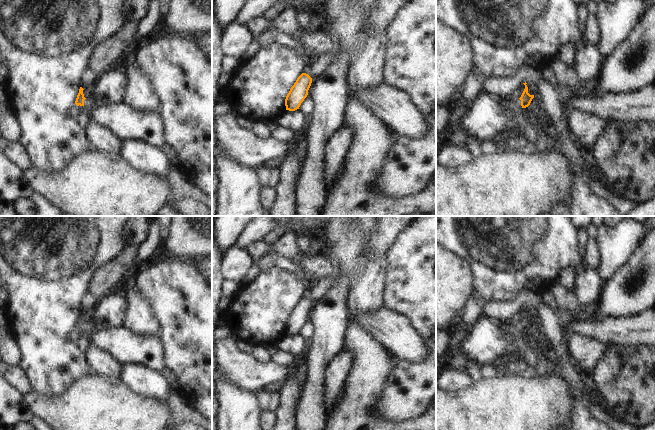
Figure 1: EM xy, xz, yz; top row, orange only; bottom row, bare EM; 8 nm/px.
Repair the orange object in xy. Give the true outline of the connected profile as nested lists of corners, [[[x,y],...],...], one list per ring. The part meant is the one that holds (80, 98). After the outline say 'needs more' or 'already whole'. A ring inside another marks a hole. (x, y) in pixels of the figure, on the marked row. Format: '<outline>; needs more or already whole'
[[[80,87],[79,93],[78,93],[76,101],[75,101],[75,104],[77,106],[79,106],[79,105],[84,106],[87,109],[92,110],[95,106],[94,98],[93,97],[85,98],[84,94],[83,94],[83,90],[84,89],[82,87]]]; needs more

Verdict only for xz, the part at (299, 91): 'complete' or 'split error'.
split error

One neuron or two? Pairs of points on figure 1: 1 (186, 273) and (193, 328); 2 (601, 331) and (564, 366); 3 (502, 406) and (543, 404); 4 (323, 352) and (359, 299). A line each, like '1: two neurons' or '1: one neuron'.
1: one neuron
2: two neurons
3: one neuron
4: two neurons

